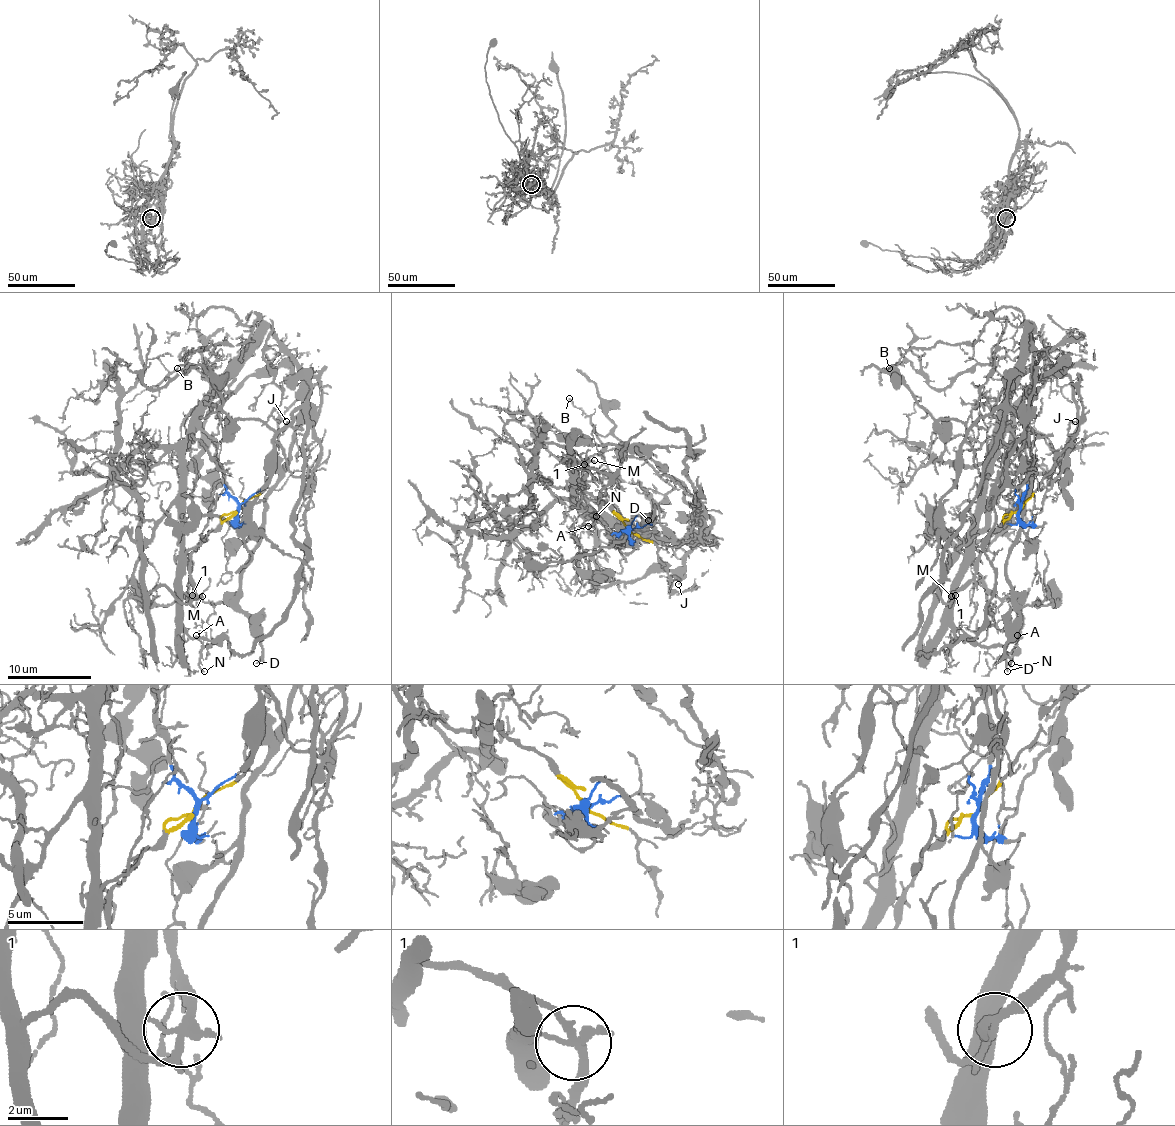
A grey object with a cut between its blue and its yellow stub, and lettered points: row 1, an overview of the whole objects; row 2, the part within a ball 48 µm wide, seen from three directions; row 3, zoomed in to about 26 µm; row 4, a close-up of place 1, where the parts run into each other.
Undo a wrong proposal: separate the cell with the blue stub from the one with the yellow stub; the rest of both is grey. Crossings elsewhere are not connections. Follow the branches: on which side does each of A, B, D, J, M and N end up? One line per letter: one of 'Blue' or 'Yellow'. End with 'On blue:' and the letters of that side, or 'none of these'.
A: Blue
B: Blue
D: Yellow
J: Yellow
M: Blue
N: Blue
On blue: A, B, M, N

